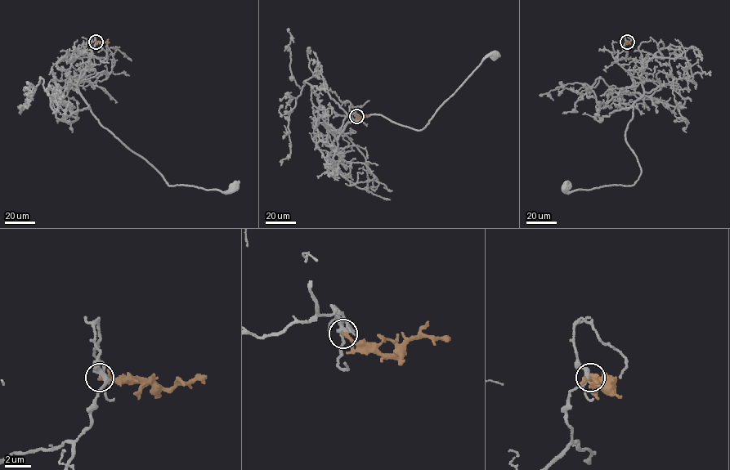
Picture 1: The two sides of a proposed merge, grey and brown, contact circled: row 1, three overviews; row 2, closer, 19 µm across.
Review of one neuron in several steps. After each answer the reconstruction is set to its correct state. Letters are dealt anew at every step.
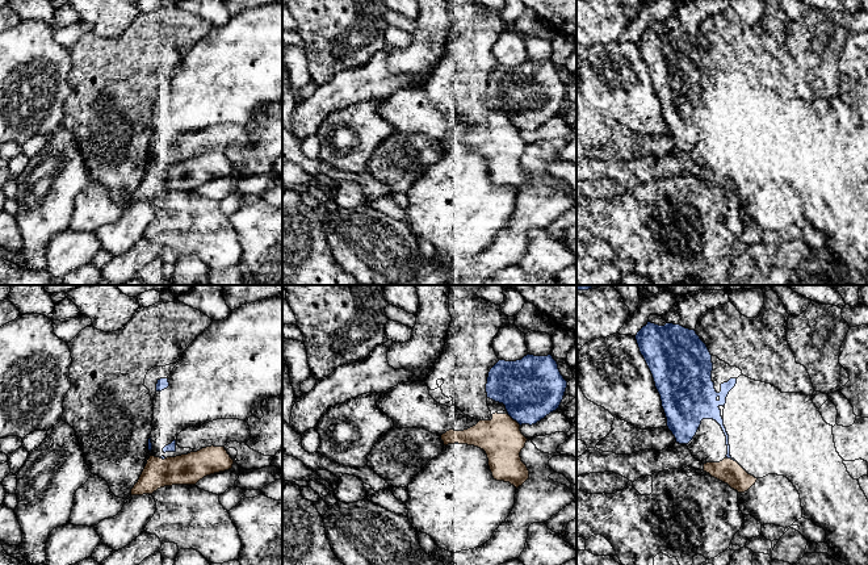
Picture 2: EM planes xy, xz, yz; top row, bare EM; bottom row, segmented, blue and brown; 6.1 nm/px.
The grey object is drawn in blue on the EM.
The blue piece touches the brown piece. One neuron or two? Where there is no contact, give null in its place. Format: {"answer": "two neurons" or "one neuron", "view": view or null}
{"answer": "two neurons", "view": "xz"}

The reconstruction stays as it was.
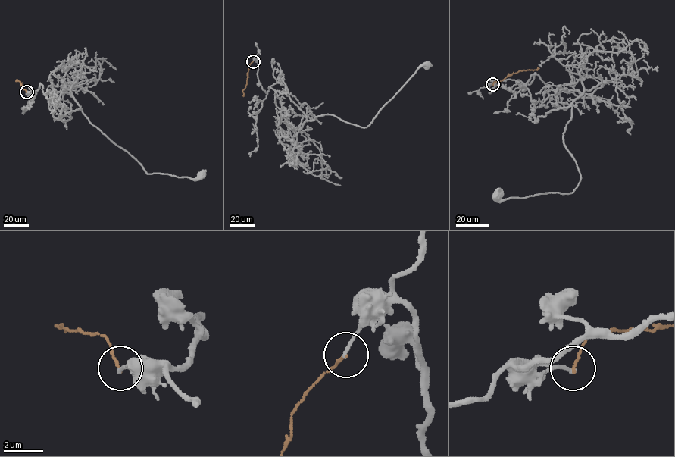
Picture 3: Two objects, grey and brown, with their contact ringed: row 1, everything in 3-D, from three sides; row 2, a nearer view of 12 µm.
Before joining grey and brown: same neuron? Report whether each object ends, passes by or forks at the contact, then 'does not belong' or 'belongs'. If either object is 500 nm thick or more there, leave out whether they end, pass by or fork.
grey ends there; brown ends there; does not belong

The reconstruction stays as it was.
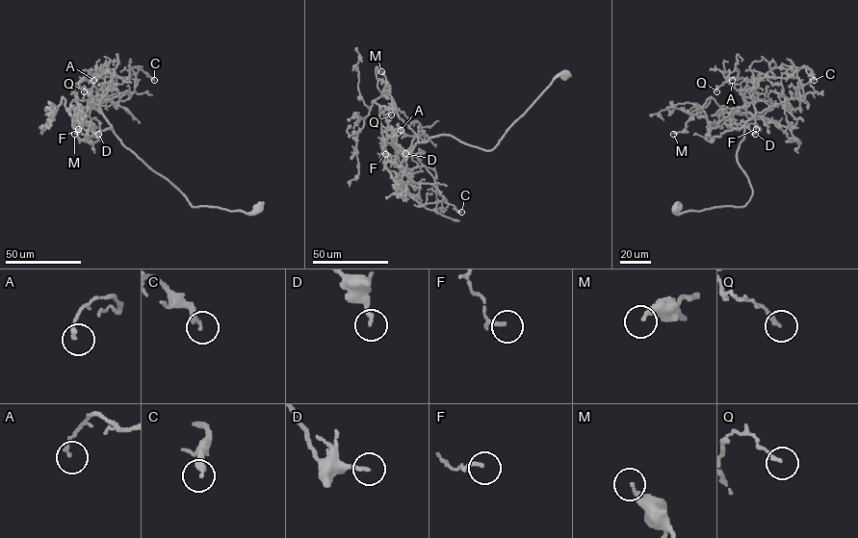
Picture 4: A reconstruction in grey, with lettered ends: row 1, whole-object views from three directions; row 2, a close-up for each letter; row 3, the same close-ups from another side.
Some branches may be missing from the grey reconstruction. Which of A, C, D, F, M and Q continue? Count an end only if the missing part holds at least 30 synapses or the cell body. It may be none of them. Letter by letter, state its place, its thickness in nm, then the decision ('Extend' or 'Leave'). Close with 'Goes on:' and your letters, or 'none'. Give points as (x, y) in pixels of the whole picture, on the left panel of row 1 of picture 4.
A: Place: (93, 80). Thickness 160 nm. Leave
C: Place: (154, 80). Thickness 280 nm. Leave
D: Place: (98, 134). Thickness 160 nm. Leave
F: Place: (78, 129). Thickness 150 nm. Leave
M: Place: (74, 134). Thickness 260 nm. Leave
Q: Place: (84, 91). Thickness 160 nm. Leave
Goes on: none

